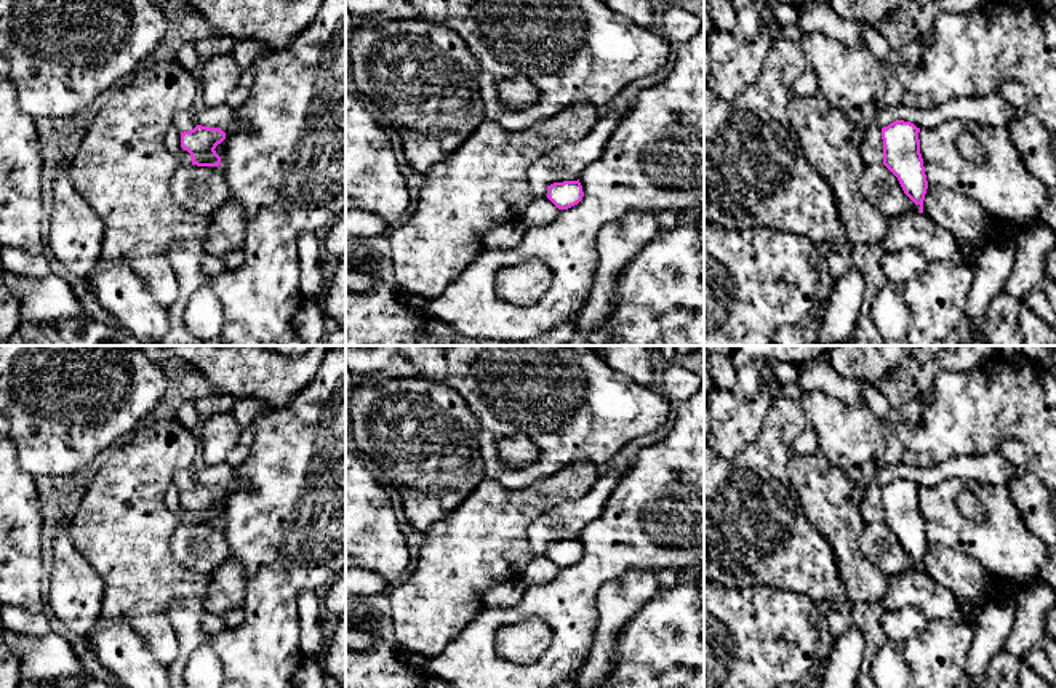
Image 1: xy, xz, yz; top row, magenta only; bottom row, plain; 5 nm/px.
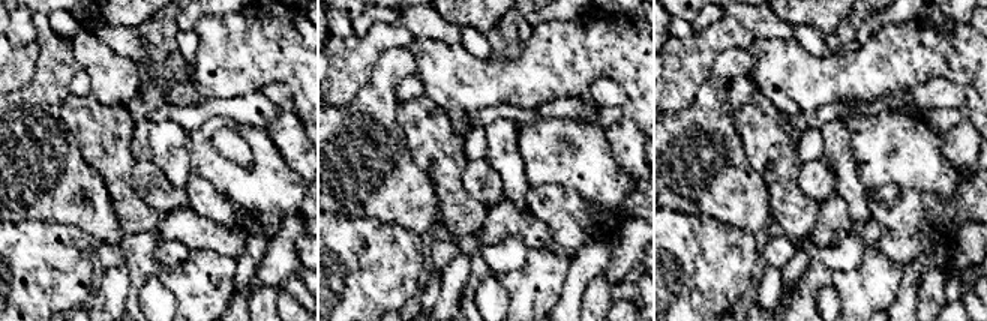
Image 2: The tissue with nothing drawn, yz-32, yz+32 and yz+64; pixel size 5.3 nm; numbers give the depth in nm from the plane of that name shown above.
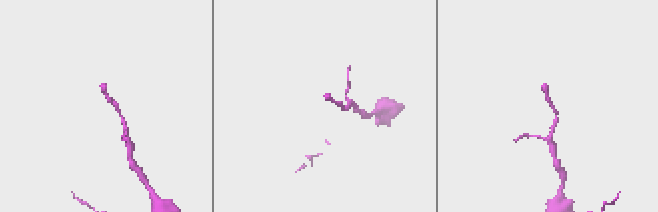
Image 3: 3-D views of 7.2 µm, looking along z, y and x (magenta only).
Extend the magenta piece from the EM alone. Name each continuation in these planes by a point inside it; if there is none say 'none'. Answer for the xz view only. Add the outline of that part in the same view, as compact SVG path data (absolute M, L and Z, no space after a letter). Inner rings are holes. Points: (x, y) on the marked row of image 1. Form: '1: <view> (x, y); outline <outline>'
none

